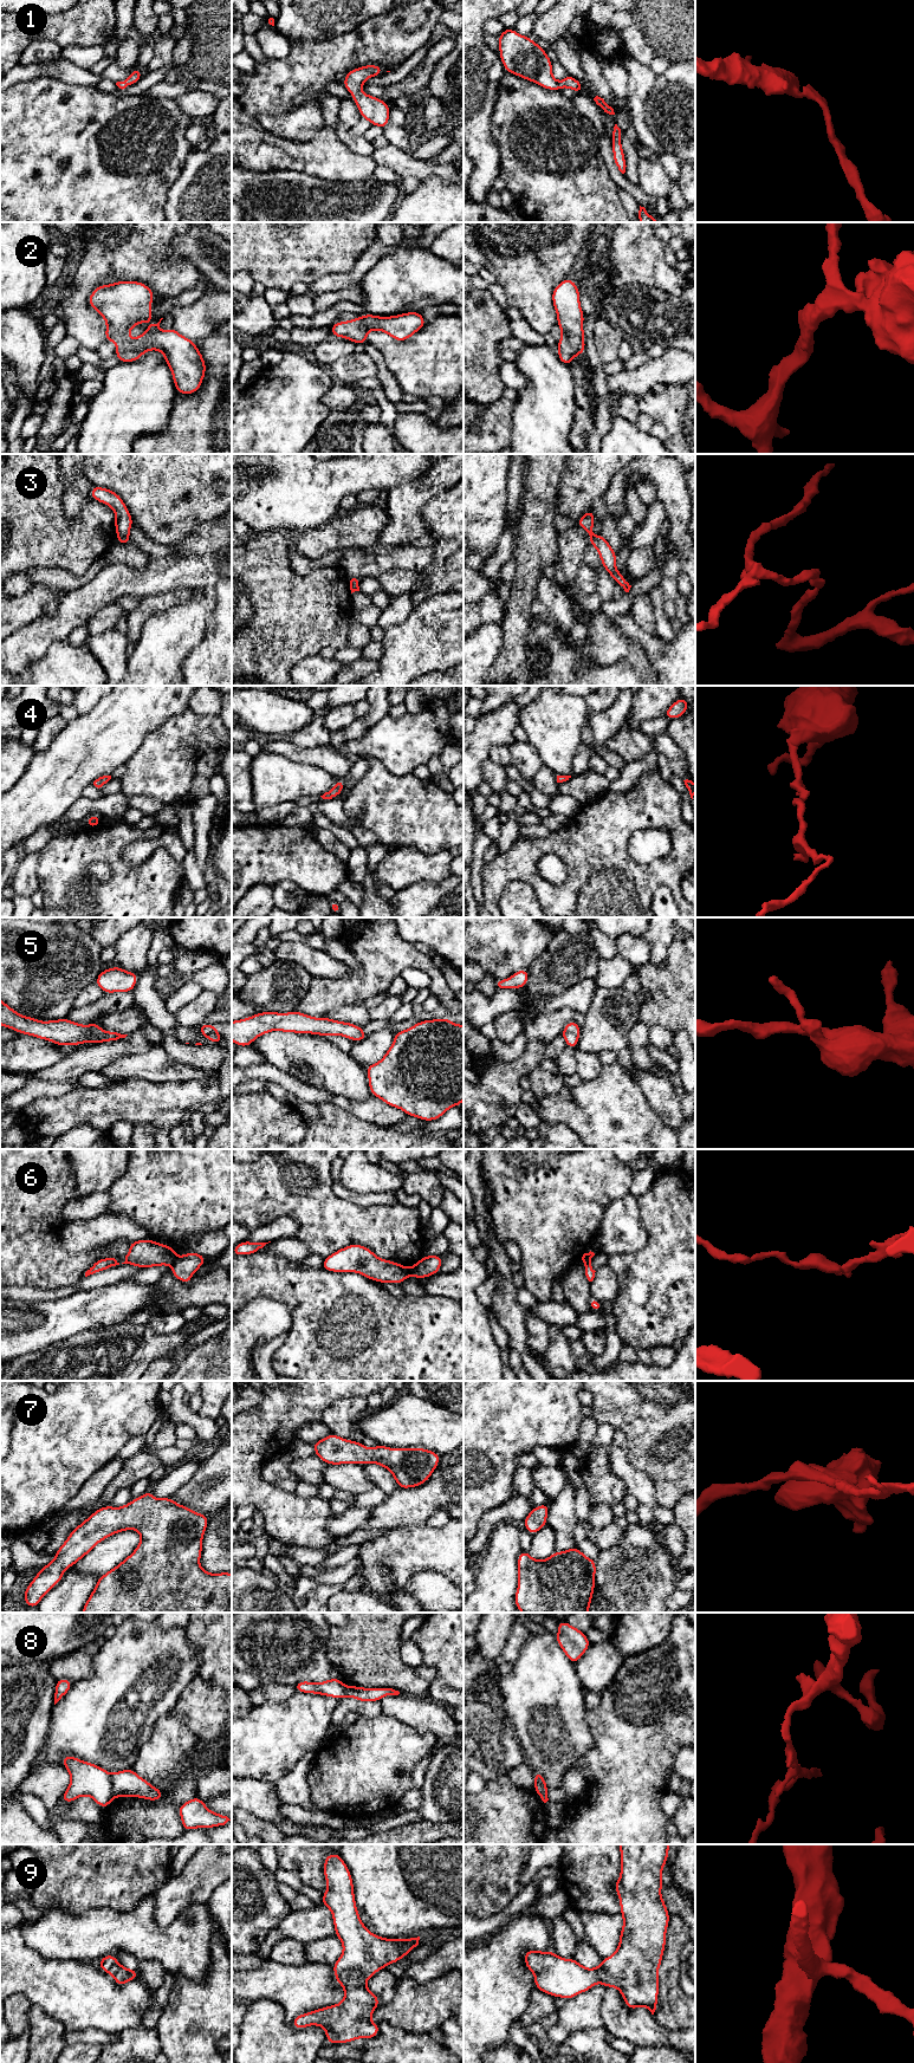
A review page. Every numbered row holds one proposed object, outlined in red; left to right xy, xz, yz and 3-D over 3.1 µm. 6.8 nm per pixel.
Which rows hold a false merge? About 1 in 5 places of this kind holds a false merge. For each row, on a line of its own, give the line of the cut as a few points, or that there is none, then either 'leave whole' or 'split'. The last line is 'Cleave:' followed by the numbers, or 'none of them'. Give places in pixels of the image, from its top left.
1: no cut | leave whole
2: no cut | leave whole
3: yz (591, 534), (589, 537) | split
4: no cut | leave whole
5: no cut | leave whole
6: xy (176, 1257), (172, 1265) | split
7: no cut | leave whole
8: xy (110, 1775), (115, 1795) | split
9: no cut | leave whole
Cleave: 3, 6, 8

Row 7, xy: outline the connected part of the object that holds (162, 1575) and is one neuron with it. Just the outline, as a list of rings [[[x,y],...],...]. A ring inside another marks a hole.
[[[150,1491],[121,1507],[109,1505],[99,1507],[71,1531],[64,1544],[56,1551],[56,1558],[40,1569],[26,1588],[24,1601],[28,1608],[35,1608],[47,1591],[61,1581],[67,1568],[73,1566],[99,1542],[132,1529],[140,1532],[140,1544],[123,1562],[98,1578],[82,1613],[232,1613],[232,1574],[209,1574],[200,1566],[202,1539],[208,1523],[206,1514],[177,1504],[170,1497],[156,1499]]]

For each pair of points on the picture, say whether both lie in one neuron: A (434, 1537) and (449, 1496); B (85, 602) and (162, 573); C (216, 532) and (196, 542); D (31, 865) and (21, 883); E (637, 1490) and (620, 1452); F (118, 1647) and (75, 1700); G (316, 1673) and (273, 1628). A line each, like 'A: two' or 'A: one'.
A: two
B: one
C: one
D: one
E: one
F: one
G: one

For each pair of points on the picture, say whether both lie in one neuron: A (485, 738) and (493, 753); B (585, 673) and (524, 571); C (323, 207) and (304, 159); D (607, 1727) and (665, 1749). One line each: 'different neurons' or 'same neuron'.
A: different neurons
B: different neurons
C: different neurons
D: same neuron

